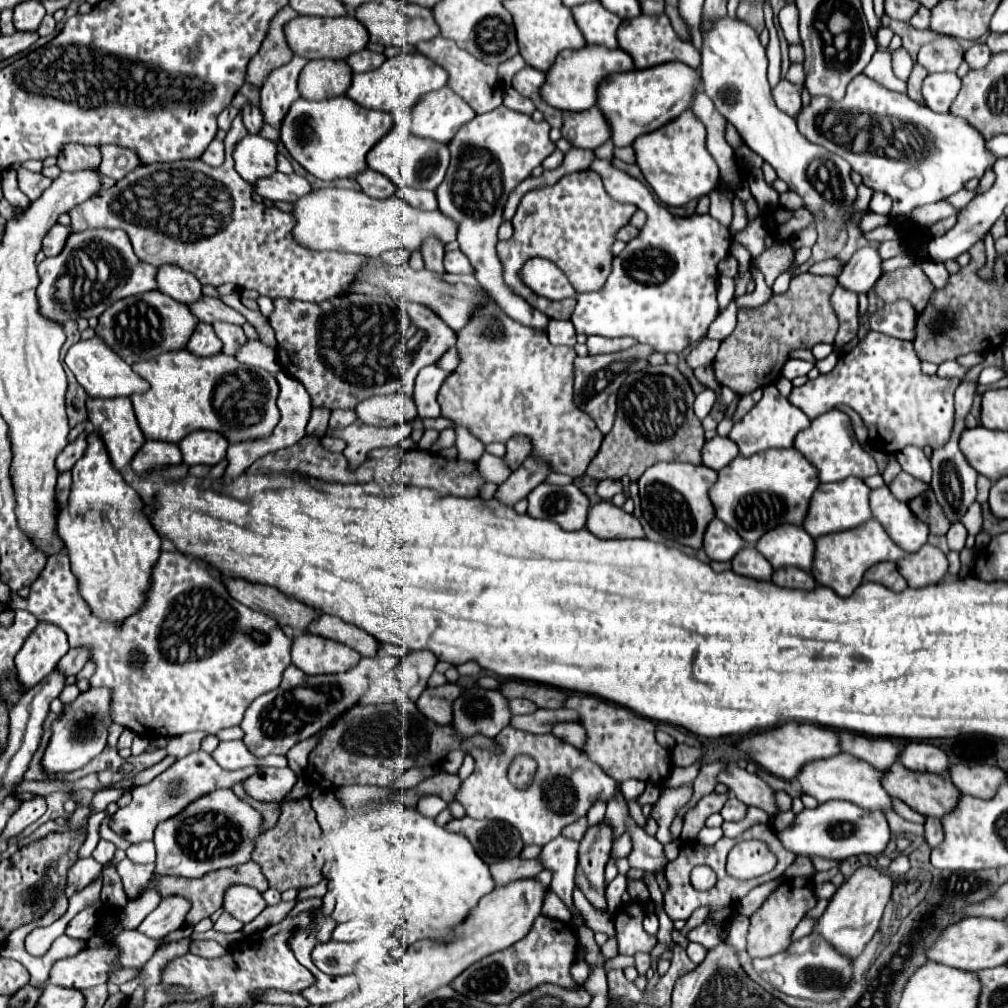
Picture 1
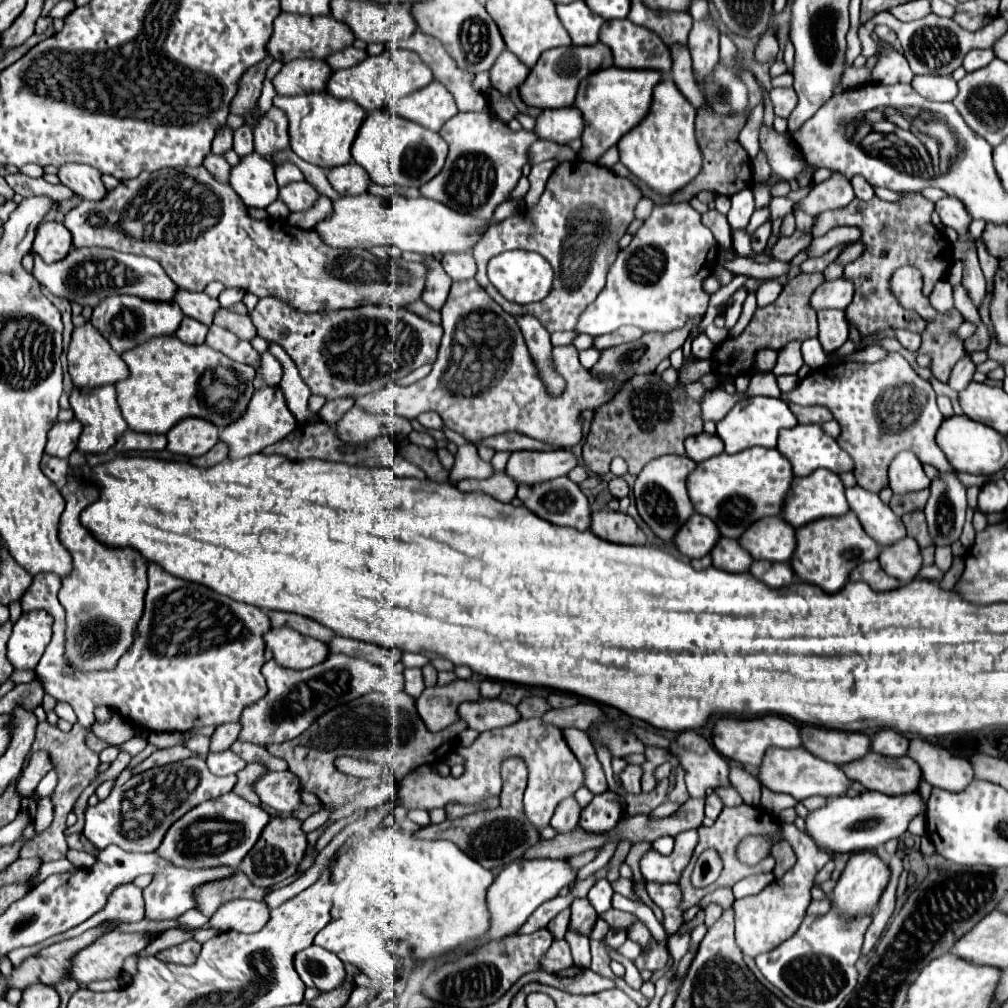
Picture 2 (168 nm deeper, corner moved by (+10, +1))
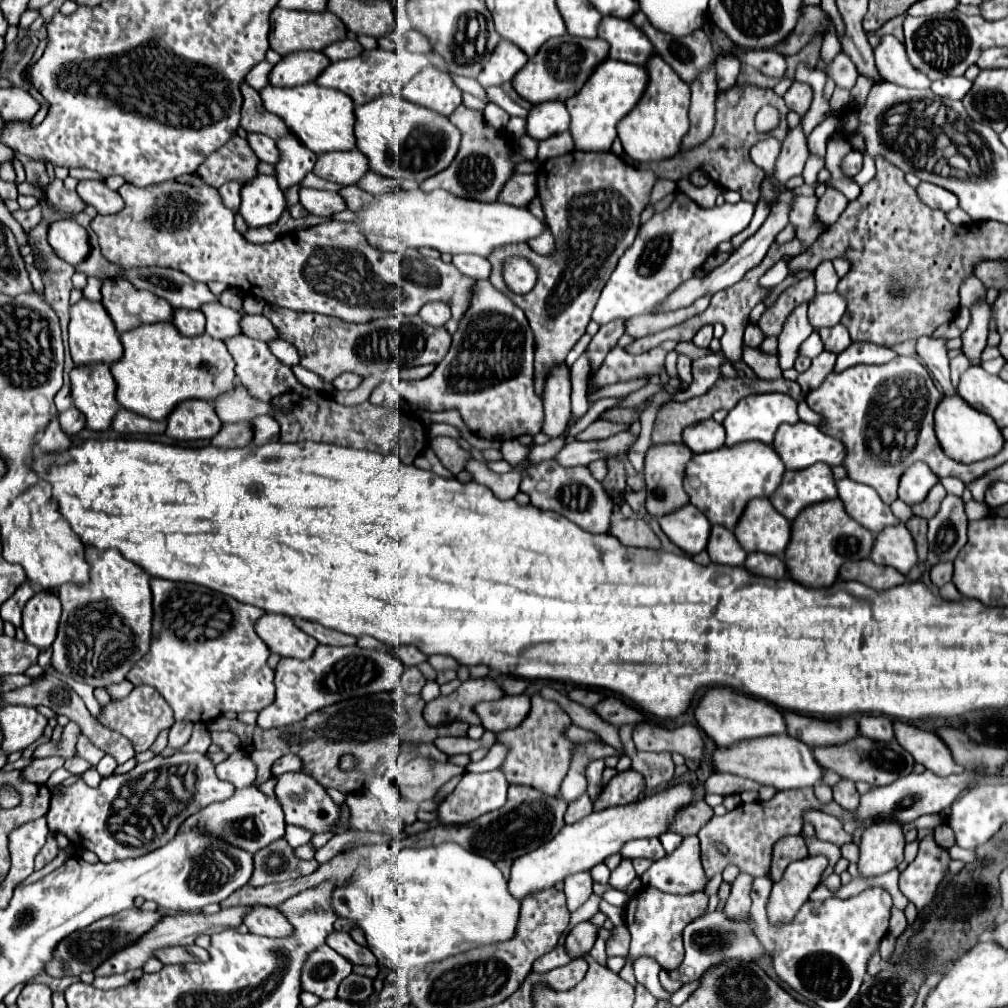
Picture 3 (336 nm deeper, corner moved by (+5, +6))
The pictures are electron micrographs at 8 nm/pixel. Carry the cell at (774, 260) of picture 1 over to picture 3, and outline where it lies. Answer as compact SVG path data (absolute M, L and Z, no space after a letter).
M827 187L825 195L819 199L819 205L817 205L817 219L823 223L823 225L831 225L839 219L839 215L845 211L849 199L839 191L839 189L833 189L833 187Z

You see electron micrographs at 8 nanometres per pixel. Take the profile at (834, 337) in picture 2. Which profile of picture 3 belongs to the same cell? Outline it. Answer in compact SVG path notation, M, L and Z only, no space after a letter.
M841 325L831 327L831 329L821 329L819 335L821 335L821 341L825 345L825 351L831 351L837 355L851 345L851 337L845 331L845 327L841 327Z

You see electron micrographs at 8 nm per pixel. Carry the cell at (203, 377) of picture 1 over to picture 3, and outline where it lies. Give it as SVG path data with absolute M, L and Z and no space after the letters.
M171 321L141 325L135 331L121 333L125 347L123 357L111 365L117 383L117 401L121 407L145 415L147 419L167 419L177 403L187 399L203 399L213 403L221 391L229 391L237 377L233 359L223 341L211 335L185 337Z

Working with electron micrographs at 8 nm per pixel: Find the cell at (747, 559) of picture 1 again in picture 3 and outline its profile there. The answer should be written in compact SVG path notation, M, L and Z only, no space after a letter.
M717 525L711 527L707 553L713 563L723 563L723 565L743 565L747 557L743 547L737 543L733 531Z

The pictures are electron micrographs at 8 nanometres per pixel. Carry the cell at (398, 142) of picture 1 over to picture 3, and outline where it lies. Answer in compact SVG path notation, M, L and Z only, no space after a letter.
M379 95L369 103L355 107L357 149L369 159L369 169L395 179L413 179L417 183L447 169L459 151L461 131L449 117L409 103L403 95Z

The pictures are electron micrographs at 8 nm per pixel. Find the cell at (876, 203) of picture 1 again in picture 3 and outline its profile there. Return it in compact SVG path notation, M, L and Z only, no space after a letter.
M851 149L841 161L841 171L847 177L855 177L861 171L861 167L863 167L863 155L859 151L855 151L855 149Z

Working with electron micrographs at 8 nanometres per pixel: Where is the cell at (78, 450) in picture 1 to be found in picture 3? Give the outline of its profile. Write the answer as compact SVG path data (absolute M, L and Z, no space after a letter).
M69 407L67 411L59 413L59 419L61 419L61 429L67 435L75 435L85 427L85 415L77 407Z

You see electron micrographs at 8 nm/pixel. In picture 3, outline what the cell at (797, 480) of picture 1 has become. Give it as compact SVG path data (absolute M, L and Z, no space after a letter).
M745 441L733 447L721 447L709 453L693 455L685 467L683 487L691 503L713 523L735 529L745 505L755 497L771 497L781 483L785 465L771 445L761 441Z

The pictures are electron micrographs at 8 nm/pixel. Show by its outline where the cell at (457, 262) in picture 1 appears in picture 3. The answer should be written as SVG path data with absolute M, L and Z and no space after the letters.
M455 255L453 265L463 275L473 277L473 279L489 279L489 275L491 275L491 263L477 255Z

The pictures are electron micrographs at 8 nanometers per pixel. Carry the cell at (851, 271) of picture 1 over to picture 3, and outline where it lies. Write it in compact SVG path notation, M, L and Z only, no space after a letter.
M825 293L825 295L815 295L809 303L809 325L813 331L819 331L823 327L835 327L843 313L845 313L845 299L835 293Z

